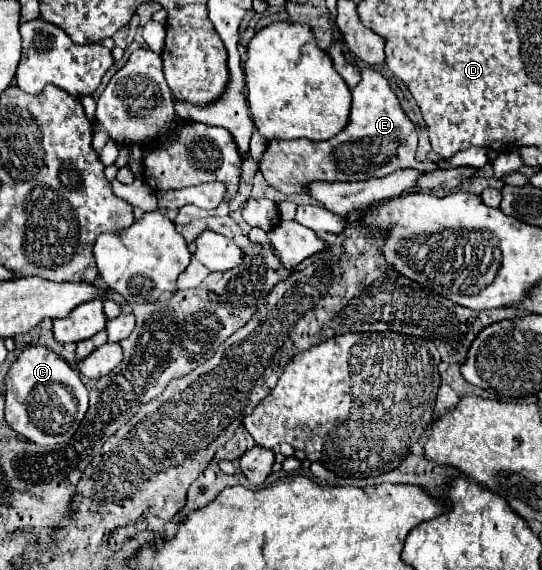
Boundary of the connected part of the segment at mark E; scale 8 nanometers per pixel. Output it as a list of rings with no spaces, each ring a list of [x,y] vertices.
[[[373,68],[361,70],[361,82],[351,90],[353,92],[353,106],[351,106],[351,118],[347,128],[337,134],[335,138],[327,142],[311,142],[307,138],[297,140],[283,140],[283,142],[269,142],[263,156],[261,156],[261,174],[265,180],[277,188],[283,194],[305,194],[305,186],[313,180],[325,180],[325,182],[355,182],[355,180],[369,180],[369,178],[383,178],[395,170],[401,168],[415,168],[420,172],[437,170],[437,165],[432,161],[419,161],[415,158],[417,148],[417,130],[413,122],[405,116],[401,110],[401,104],[391,90],[389,82],[375,72]]]

